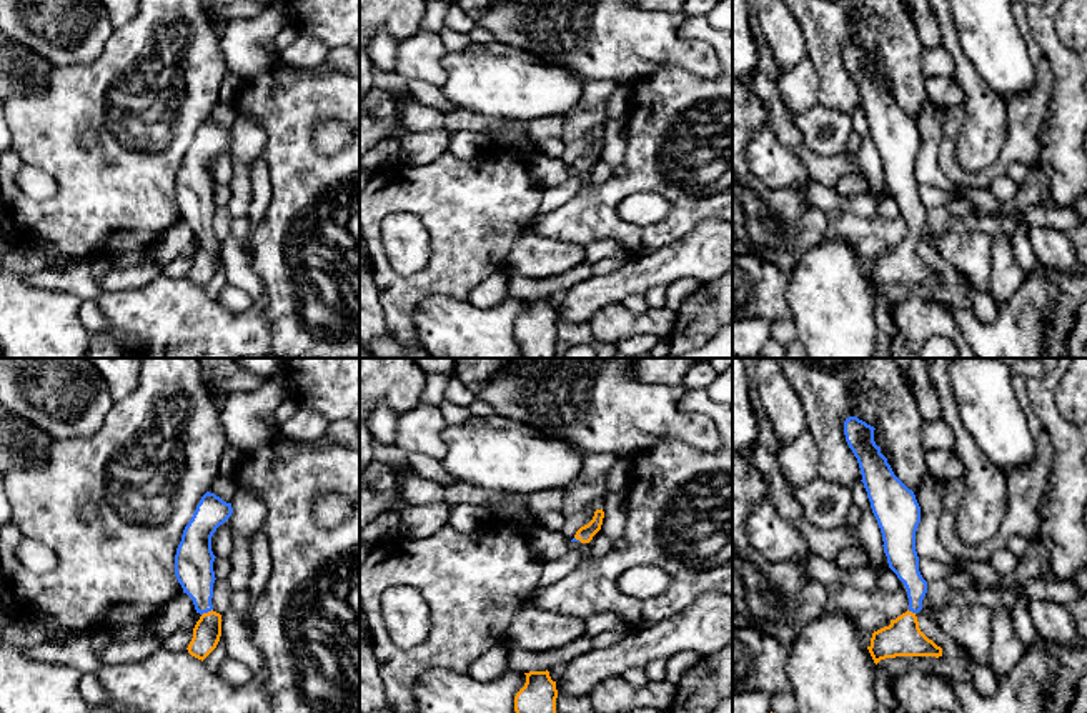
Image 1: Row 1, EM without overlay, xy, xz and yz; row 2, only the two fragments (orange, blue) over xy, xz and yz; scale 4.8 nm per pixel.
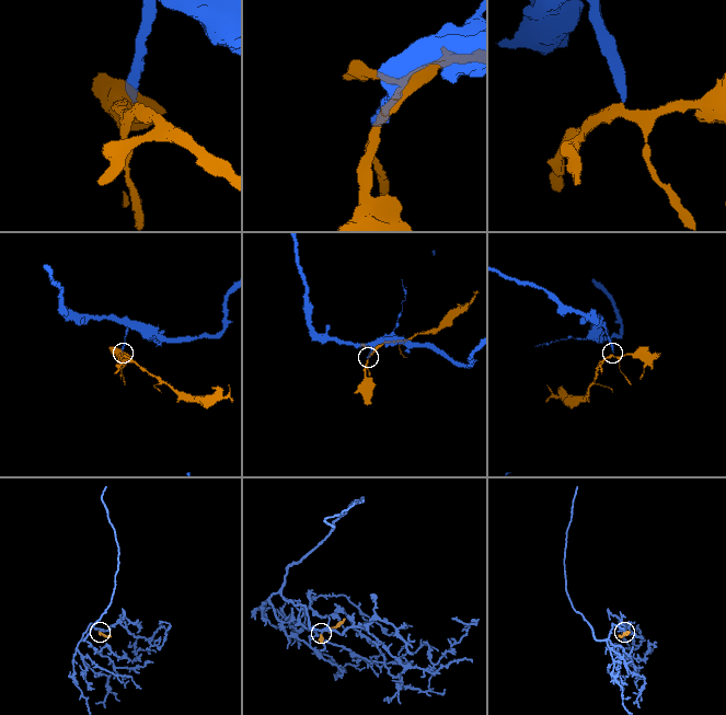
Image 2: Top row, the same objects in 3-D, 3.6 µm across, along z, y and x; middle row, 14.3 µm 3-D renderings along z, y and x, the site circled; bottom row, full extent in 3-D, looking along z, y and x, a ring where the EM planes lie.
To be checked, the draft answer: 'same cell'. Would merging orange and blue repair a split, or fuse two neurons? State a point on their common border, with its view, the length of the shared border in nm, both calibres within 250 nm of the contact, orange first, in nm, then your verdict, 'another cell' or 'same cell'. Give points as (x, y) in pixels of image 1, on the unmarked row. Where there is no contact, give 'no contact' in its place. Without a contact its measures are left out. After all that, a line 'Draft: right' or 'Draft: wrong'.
xy (208, 239) | 70 nm | 140/190 nm | same cell
Draft: right

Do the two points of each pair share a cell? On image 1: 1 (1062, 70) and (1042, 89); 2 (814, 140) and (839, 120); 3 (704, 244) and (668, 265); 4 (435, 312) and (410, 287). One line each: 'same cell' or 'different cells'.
1: different cells
2: same cell
3: same cell
4: different cells

